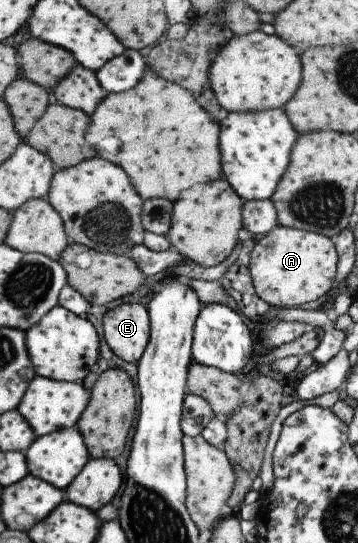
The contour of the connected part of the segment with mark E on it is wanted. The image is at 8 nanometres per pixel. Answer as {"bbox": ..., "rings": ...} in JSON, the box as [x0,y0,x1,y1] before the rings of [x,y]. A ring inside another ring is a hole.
{"bbox":[101,303,149,363],"rings":[[[121,303],[108,310],[101,318],[104,337],[108,348],[123,361],[136,363],[145,349],[149,337],[149,316],[147,310],[139,303]]]}

